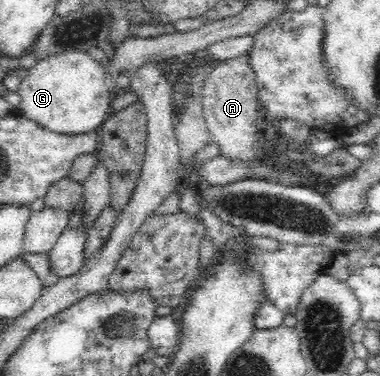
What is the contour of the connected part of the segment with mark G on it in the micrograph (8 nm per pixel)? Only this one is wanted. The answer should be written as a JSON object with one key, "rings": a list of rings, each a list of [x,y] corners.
{"rings":[[[68,50],[62,53],[54,53],[48,55],[36,63],[28,70],[27,75],[21,79],[19,90],[20,113],[24,117],[36,122],[42,128],[50,129],[56,133],[88,133],[93,130],[100,129],[102,123],[110,117],[111,113],[111,97],[114,93],[110,92],[106,87],[106,70],[103,68],[102,62],[98,62],[88,54],[87,51]]]}

